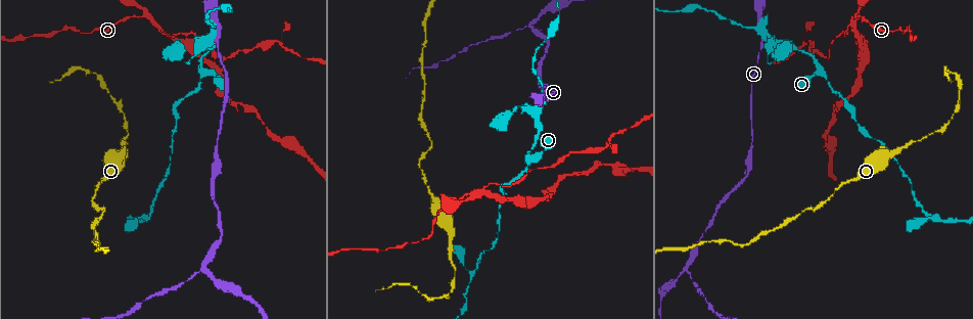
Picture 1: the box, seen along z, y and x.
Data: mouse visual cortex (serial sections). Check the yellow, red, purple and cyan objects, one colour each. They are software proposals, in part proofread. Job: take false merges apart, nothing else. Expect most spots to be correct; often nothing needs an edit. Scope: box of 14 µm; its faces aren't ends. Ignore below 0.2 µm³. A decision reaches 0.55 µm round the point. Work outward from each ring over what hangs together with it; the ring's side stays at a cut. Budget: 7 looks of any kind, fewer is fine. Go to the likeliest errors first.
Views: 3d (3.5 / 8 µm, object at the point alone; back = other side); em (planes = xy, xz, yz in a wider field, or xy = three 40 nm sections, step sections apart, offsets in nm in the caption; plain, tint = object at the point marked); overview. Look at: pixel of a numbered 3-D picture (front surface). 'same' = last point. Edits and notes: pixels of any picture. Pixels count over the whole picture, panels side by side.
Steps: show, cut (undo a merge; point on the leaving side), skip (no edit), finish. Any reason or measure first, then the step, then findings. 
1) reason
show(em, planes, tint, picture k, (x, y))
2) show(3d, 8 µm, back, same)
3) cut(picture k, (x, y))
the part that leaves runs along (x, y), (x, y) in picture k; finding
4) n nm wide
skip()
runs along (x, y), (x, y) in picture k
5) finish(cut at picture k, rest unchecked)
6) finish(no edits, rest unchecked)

show(3d, 3.5 µm, back, picture 1, (853, 23))

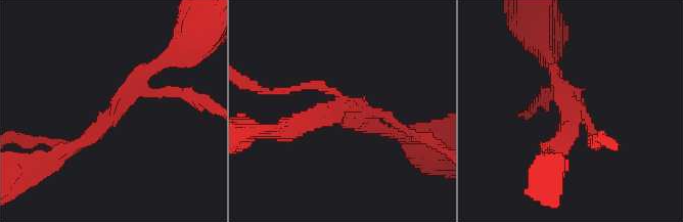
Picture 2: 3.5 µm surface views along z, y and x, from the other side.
3 arms
cut(picture 2, (165, 60))
the part that leaves runs along (570, 93), (575, 115), (556, 159) in picture 2; a second cell is stuck on

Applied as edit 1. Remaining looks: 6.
three-way junction
show(3d, 3.5 µm, picture 1, (201, 267))

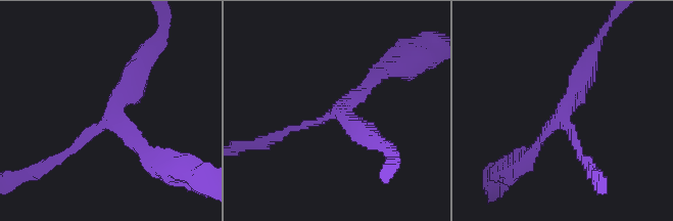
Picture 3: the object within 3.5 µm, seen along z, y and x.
show(em, xy, step 2, plain, picture 3, (337, 111))

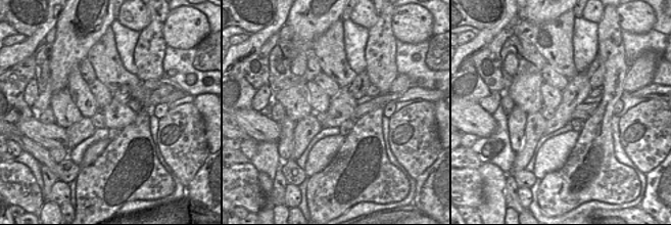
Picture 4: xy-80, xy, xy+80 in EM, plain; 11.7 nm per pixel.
show(em, xy, step 2, tint, same)

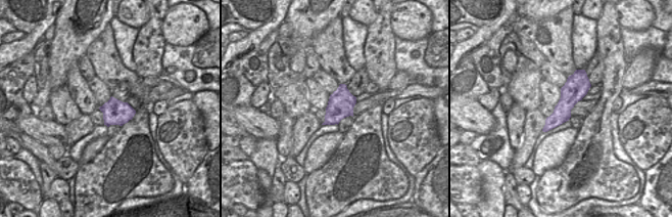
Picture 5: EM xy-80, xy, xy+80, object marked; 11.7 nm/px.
320 nm wide
skip()
runs along (582, 72), (562, 113), (546, 128) in picture 5; one cell here

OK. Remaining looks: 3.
finish(cut at picture 2, rest unchecked)

